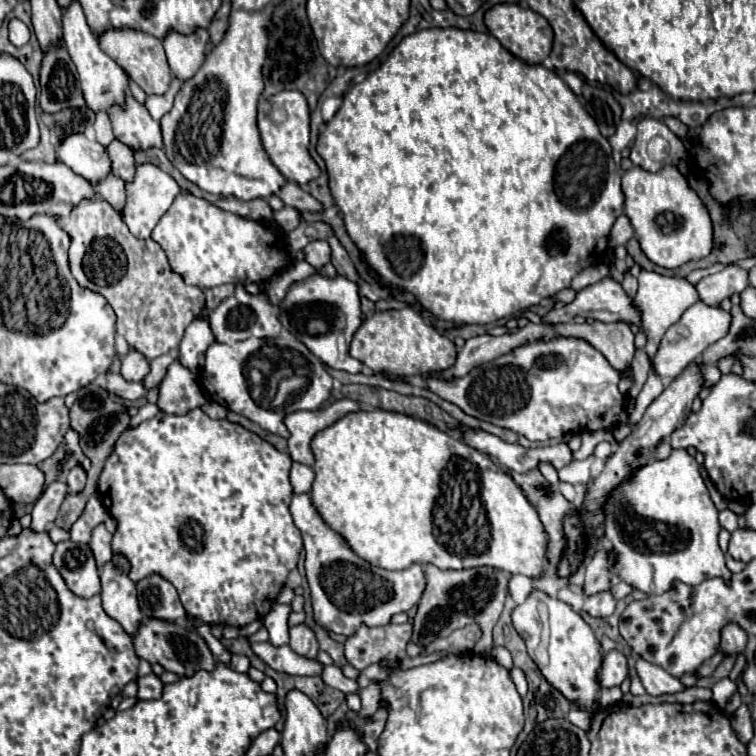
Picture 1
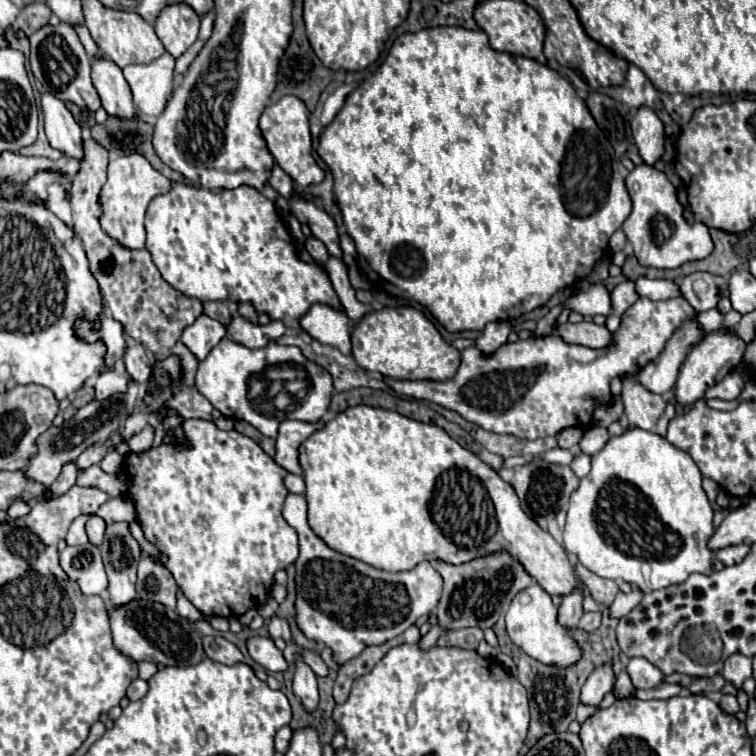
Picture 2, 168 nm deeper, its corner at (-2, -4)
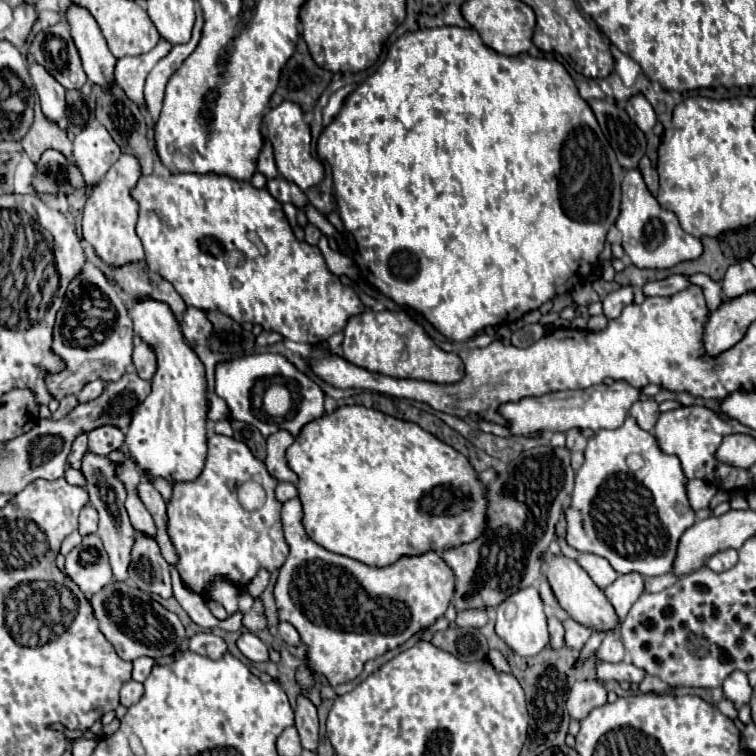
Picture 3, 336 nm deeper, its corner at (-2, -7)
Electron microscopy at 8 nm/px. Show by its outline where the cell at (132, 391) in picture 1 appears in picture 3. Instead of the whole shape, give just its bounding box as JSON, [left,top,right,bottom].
[76,380,104,404]

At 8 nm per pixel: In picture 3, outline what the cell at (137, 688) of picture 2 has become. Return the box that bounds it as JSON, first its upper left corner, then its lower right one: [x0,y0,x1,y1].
[120,680,144,708]

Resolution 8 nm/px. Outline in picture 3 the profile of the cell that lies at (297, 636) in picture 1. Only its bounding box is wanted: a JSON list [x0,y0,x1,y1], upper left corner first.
[294,698,318,752]

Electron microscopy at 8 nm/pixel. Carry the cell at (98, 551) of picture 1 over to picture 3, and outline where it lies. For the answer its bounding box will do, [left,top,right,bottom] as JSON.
[78,504,98,536]

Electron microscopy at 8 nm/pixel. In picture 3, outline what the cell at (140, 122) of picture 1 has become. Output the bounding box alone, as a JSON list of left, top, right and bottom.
[66,4,116,88]

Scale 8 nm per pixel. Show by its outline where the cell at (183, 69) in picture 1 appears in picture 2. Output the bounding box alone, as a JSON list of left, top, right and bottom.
[154,5,200,59]

